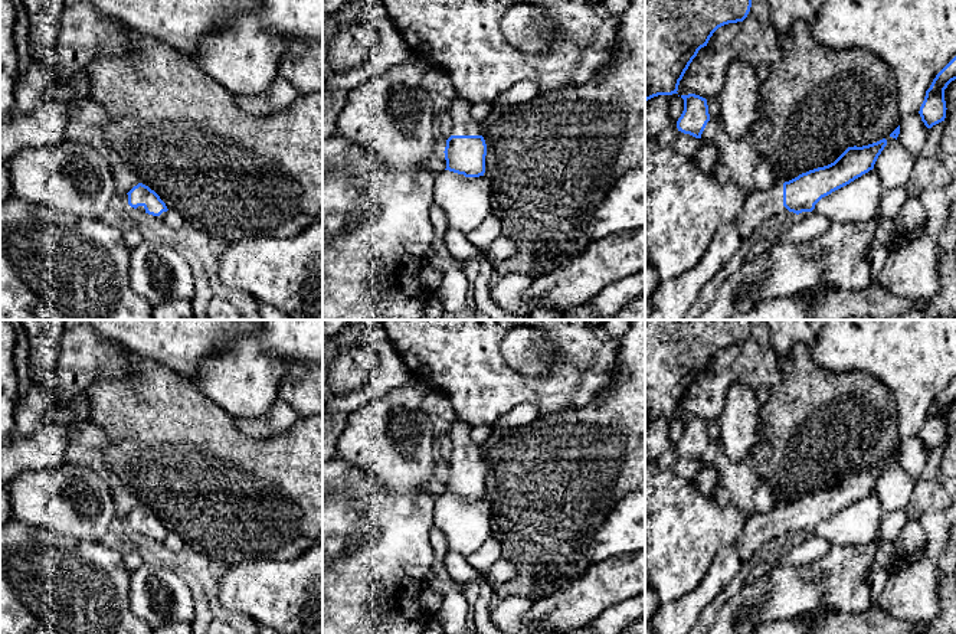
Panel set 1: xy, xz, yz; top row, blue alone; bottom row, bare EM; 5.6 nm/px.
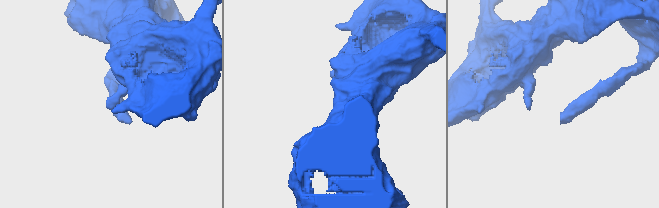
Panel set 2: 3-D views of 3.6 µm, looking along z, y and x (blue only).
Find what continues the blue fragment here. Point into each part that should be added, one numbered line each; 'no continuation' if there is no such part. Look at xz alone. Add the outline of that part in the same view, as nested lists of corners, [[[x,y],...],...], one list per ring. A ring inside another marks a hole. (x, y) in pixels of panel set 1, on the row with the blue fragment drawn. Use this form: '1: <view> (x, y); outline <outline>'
1: xz (462, 124); outline [[[455,97],[451,104],[452,118],[451,135],[482,135],[479,122],[471,117],[472,104],[461,97]]]

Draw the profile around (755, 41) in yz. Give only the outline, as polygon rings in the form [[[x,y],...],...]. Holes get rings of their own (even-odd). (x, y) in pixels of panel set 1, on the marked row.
[[[752,0],[743,22],[718,27],[690,63],[678,85],[678,95],[718,97],[727,65],[737,59],[749,65],[772,66],[782,56],[782,36],[773,27],[767,0]]]

